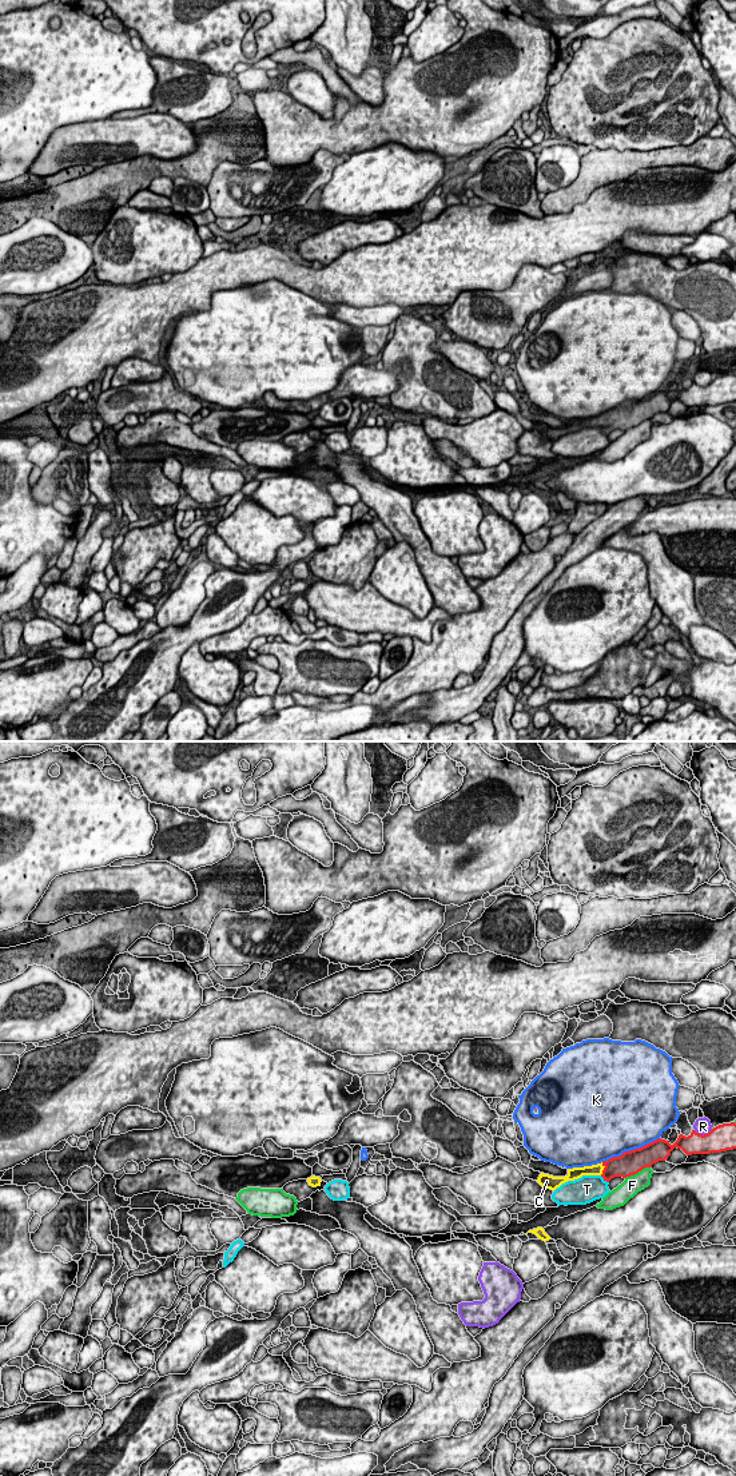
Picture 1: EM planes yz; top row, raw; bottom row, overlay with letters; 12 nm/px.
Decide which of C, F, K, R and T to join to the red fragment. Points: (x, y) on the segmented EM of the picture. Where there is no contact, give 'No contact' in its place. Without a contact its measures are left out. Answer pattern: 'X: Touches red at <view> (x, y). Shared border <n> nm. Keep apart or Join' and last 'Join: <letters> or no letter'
C: Touches red at yz (604, 1169). Shared border 160 nm. Join
F: Touches red at yz (637, 1172). Shared border 340 nm. Keep apart
K: Touches red at yz (631, 1150). Shared border 750 nm. Keep apart
R: Touches red at yz (701, 1134). Shared border 240 nm. Keep apart
T: Touches red at yz (604, 1178). Shared border 140 nm. Keep apart
Join: C

